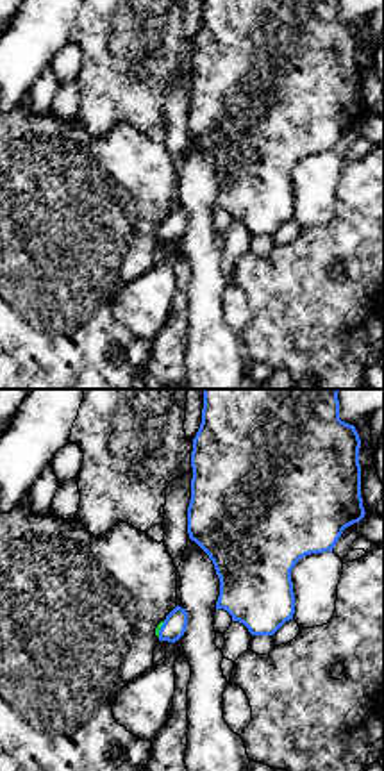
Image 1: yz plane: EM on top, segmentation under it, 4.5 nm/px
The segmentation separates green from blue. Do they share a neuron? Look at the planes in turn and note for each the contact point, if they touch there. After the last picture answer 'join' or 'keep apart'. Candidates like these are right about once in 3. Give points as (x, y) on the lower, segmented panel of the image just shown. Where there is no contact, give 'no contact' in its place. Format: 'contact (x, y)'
contact (159, 629)

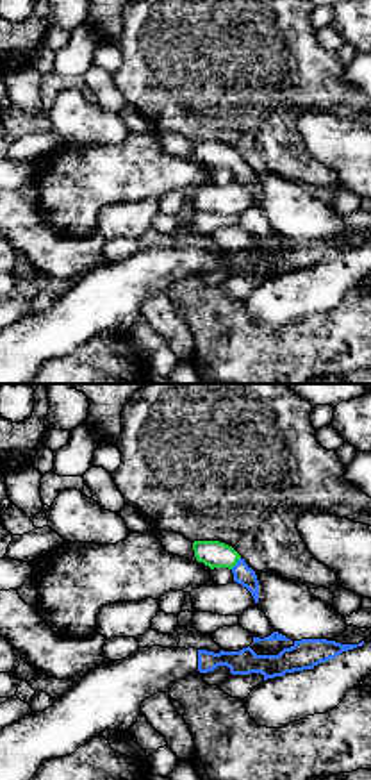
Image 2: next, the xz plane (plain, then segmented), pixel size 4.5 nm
contact (236, 563)

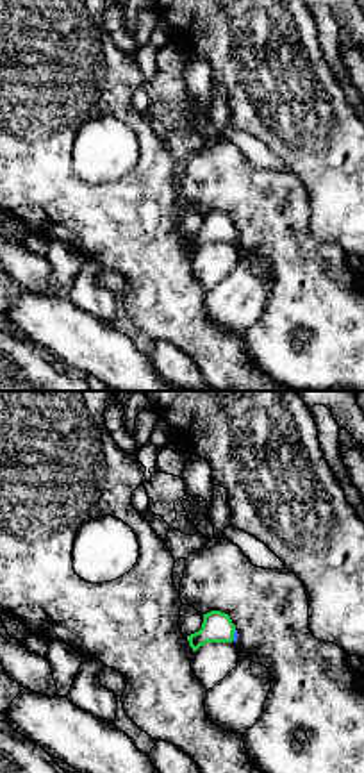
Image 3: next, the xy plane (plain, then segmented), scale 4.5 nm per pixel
contact (232, 636)

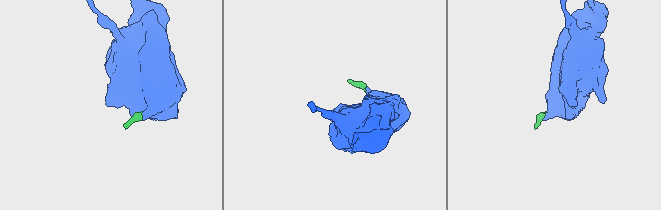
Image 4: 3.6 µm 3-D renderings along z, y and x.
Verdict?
join

